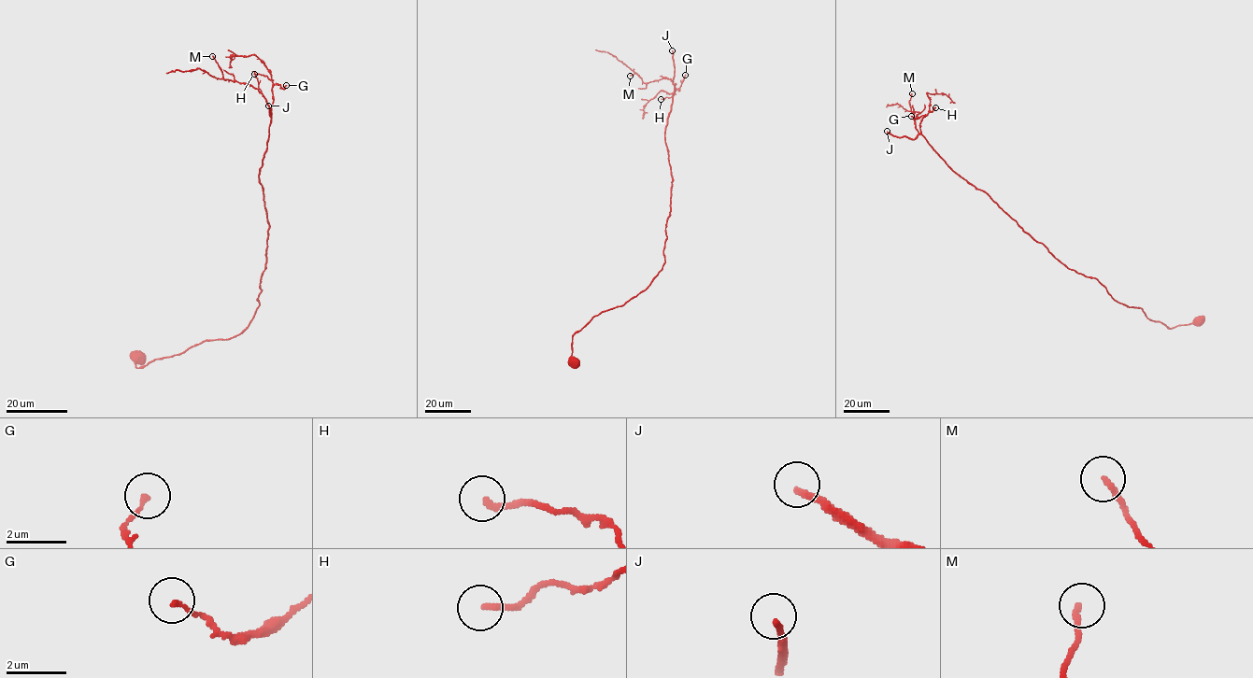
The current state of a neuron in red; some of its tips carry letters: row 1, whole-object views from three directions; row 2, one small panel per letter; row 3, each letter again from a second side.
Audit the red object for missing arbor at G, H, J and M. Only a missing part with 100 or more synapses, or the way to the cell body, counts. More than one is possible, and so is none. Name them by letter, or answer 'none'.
J

